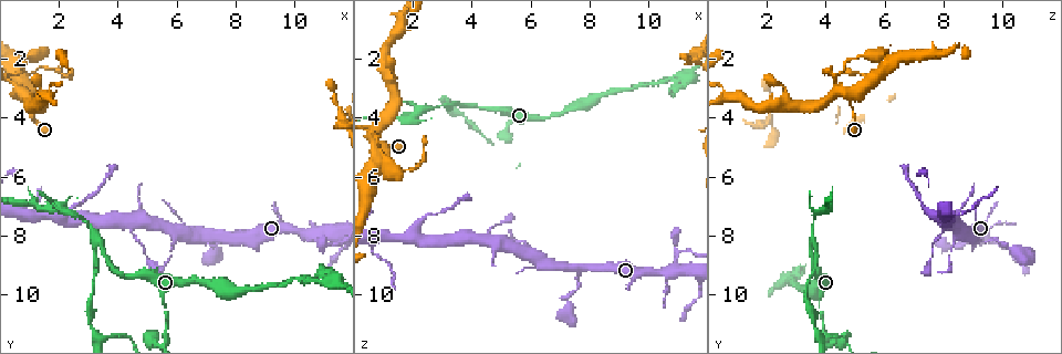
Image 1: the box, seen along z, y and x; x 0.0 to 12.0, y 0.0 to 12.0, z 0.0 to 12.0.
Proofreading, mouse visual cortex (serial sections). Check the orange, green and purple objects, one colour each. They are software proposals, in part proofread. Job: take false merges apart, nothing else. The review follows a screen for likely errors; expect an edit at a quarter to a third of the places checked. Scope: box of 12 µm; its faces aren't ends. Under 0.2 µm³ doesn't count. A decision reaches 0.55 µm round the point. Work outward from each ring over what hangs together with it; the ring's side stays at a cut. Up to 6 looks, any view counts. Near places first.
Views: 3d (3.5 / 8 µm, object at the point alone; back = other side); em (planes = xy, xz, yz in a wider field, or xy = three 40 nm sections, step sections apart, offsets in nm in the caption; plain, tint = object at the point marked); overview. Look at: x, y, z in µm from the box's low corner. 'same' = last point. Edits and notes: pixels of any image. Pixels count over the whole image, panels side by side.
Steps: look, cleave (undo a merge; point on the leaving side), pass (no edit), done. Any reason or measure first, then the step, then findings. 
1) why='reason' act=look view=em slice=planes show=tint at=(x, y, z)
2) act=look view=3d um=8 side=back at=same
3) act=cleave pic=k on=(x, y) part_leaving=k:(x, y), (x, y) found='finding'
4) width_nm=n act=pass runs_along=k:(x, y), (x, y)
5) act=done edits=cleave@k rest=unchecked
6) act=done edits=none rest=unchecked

why='abrupt turn' act=look view=3d um=8 side=back at=(11.2, 8.4, 8.5)

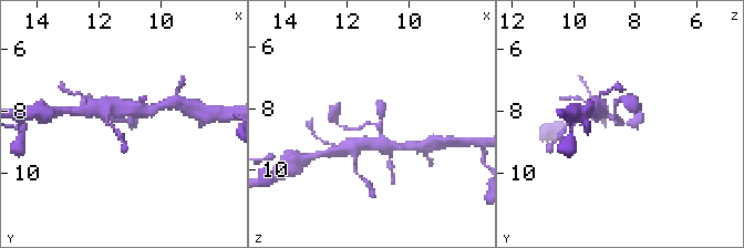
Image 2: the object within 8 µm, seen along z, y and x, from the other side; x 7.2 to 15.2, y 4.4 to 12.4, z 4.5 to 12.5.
act=look view=em slice=xy step=1 show=tint at=(11.1, 8.3, 8.5)

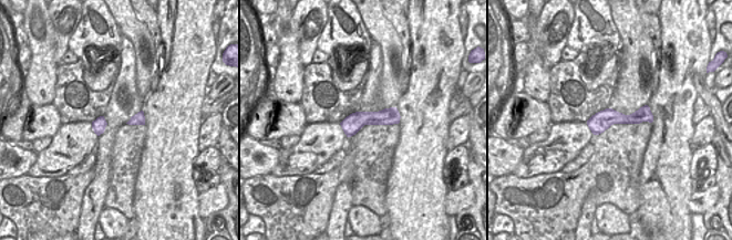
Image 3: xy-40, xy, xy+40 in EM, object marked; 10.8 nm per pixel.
act=pass runs_along=2:(384, 147), (378, 126), (365, 123), (348, 128) found='all the same cell'

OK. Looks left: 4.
why='abrupt turn' act=look view=3d um=8 side=back at=(5.7, 10.9, 3.9)

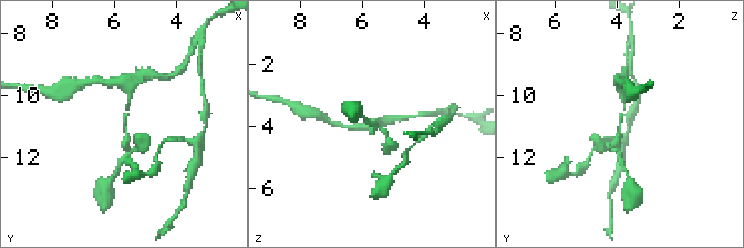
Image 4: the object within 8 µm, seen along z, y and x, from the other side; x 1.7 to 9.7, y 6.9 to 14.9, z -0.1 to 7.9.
why='closer look' act=look view=3d um=3.5 at=(5.7, 11.0, 3.9)

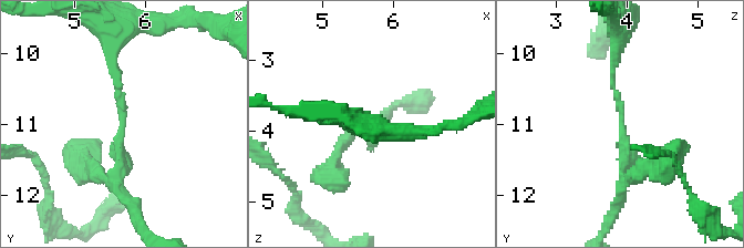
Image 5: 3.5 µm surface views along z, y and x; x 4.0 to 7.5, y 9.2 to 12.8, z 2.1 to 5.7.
arm_widths_nm=100,150 act=look view=em slice=xy step=5 show=tint at=(5.70, 11.00, 3.90)

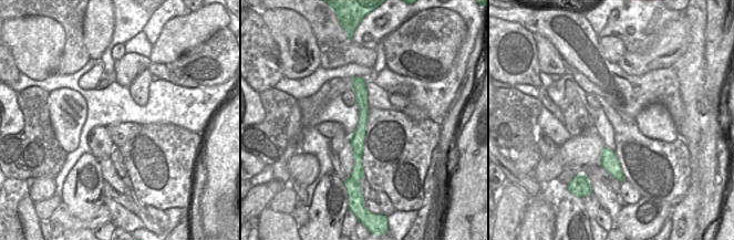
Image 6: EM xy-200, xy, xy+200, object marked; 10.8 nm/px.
width_nm=150 act=pass runs_along=6:(354, 80), (362, 101), (358, 167) found='all the same cell'

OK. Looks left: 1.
act=done edits=none rest=unchecked

